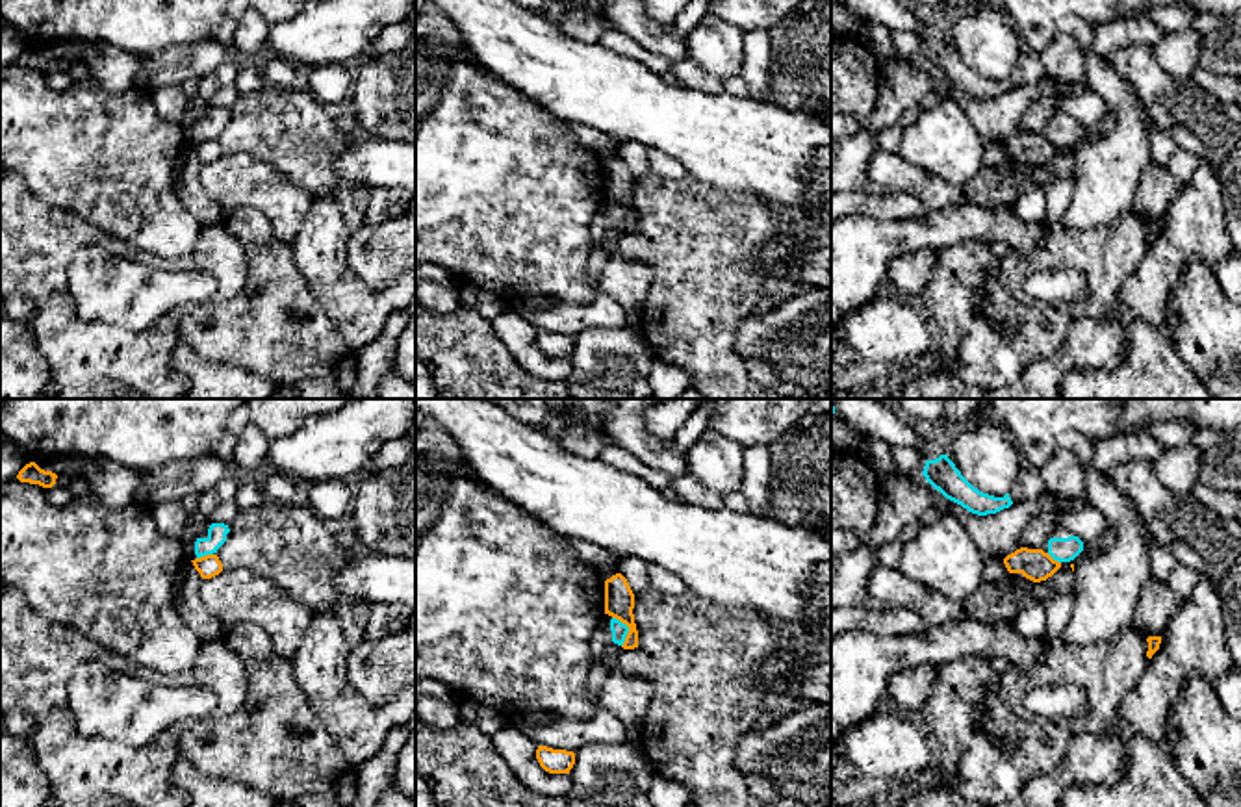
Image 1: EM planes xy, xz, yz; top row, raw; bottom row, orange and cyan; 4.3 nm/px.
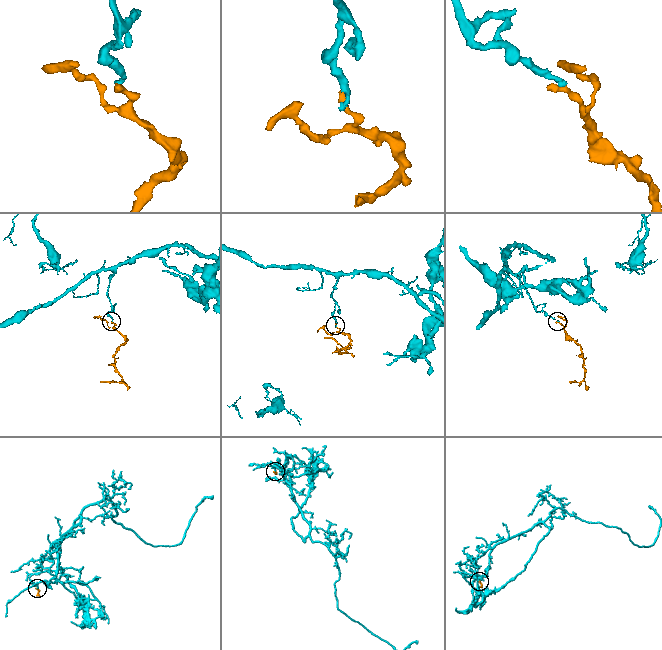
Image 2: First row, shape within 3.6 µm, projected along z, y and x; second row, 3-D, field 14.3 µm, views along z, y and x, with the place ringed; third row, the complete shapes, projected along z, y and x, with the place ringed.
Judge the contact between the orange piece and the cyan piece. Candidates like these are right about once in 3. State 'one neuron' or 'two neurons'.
two neurons

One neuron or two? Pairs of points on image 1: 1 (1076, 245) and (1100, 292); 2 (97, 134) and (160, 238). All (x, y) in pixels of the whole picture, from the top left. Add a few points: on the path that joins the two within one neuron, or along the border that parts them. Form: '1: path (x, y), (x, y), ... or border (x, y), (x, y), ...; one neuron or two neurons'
1: path (1087, 256), (1100, 269), (1100, 281); one neuron
2: path (110, 160), (145, 212); one neuron

